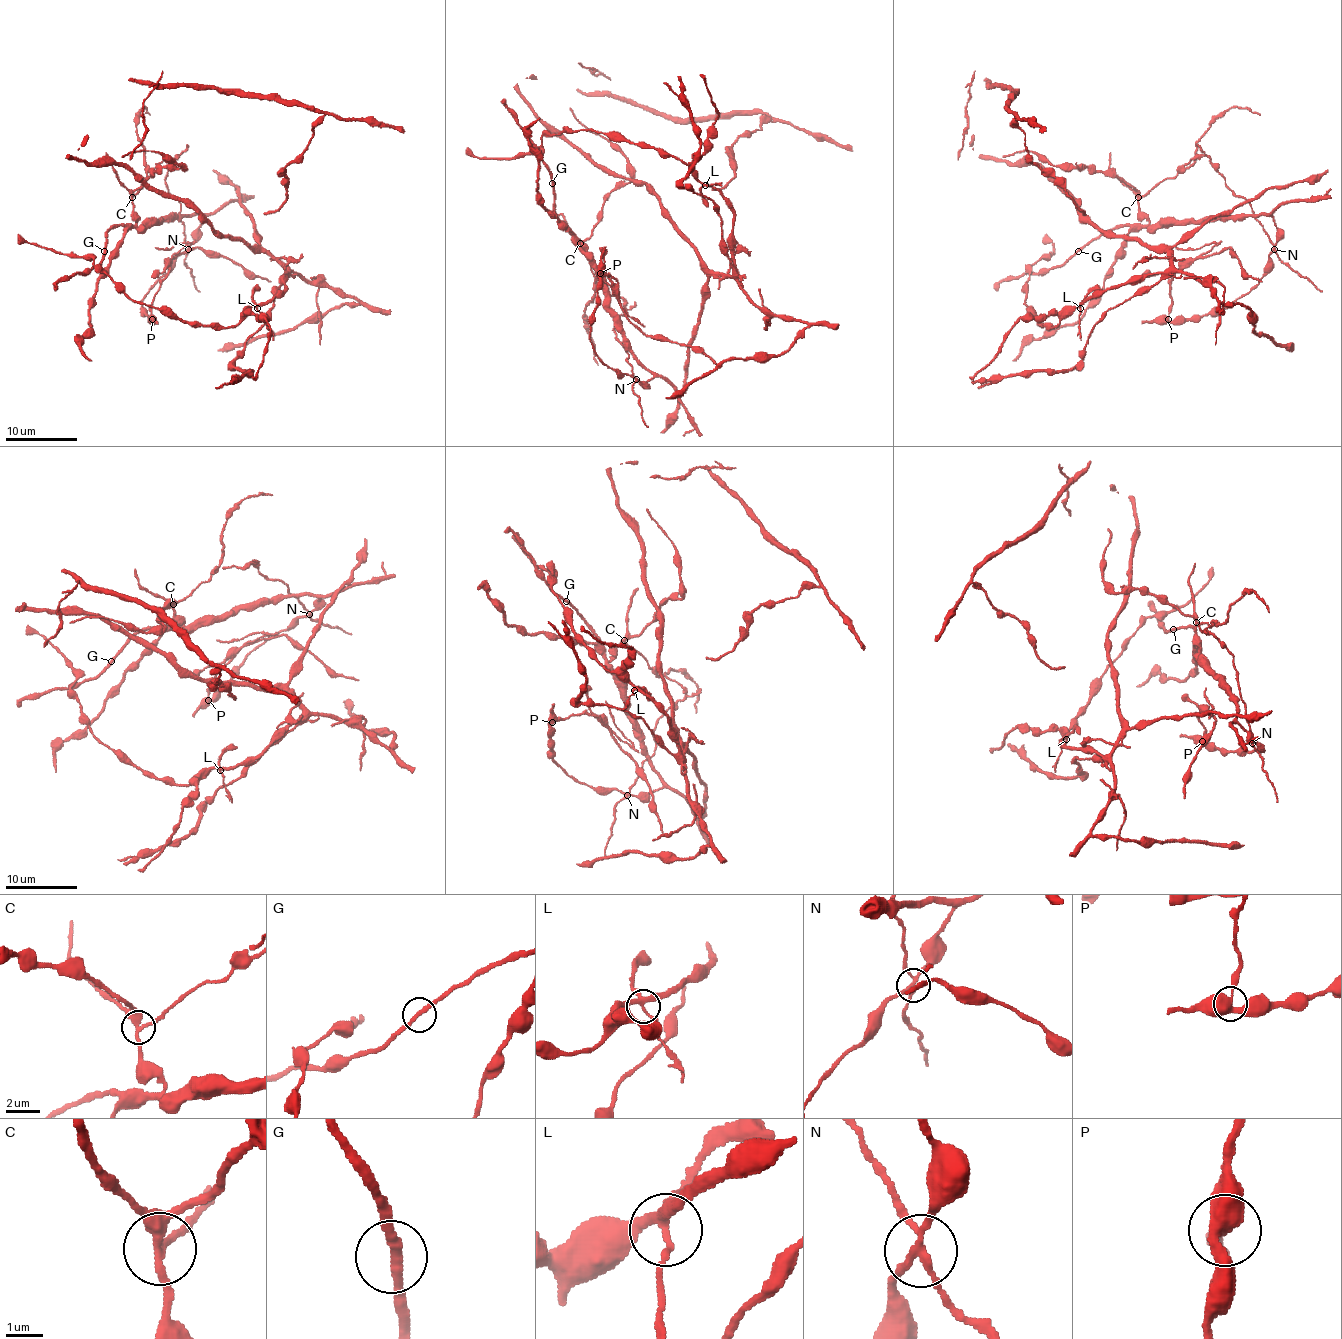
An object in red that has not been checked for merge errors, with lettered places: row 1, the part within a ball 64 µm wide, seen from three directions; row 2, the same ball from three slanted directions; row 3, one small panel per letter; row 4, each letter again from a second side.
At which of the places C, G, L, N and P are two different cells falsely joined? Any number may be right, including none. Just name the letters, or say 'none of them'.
C, N, P

